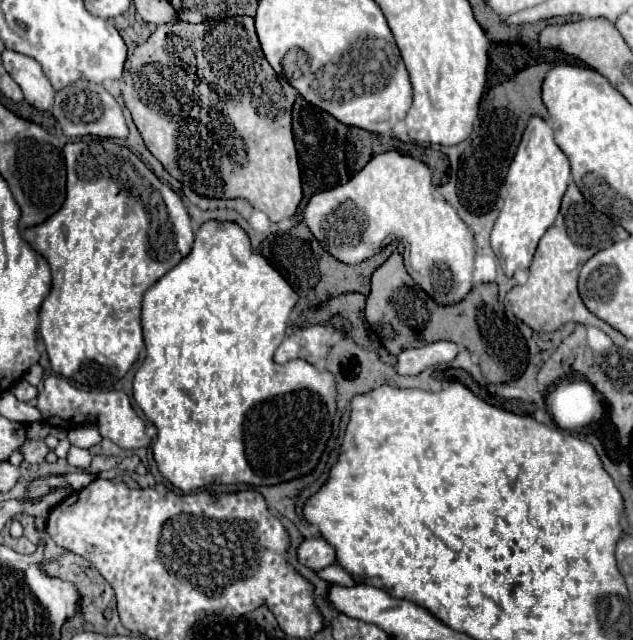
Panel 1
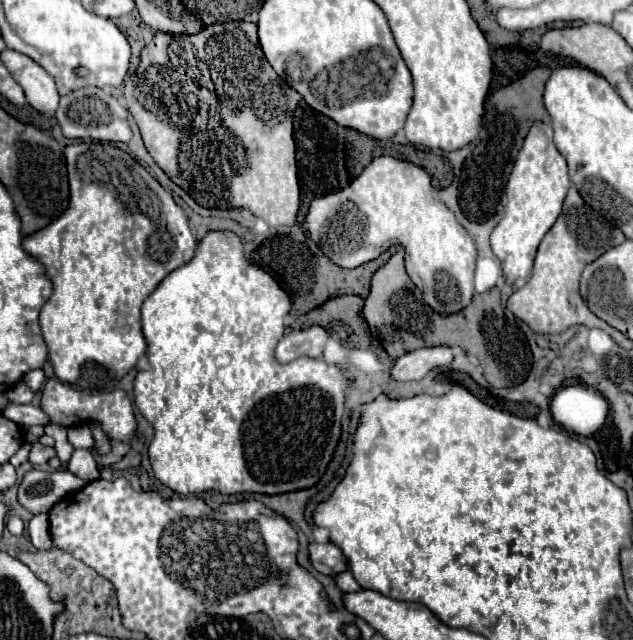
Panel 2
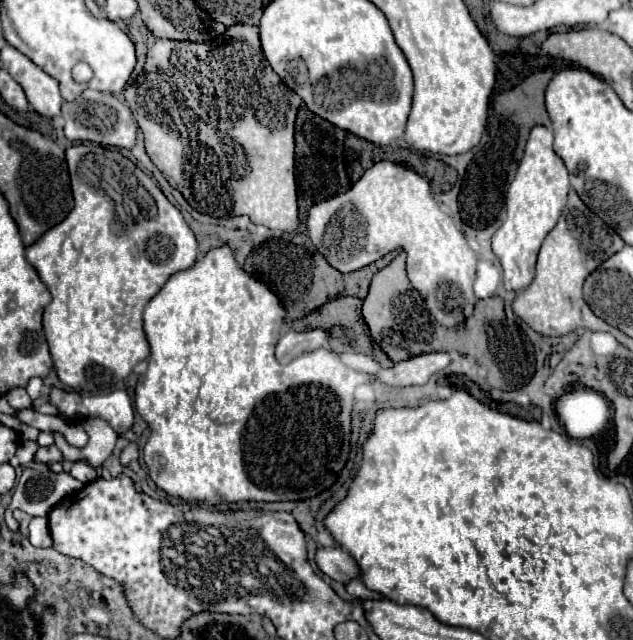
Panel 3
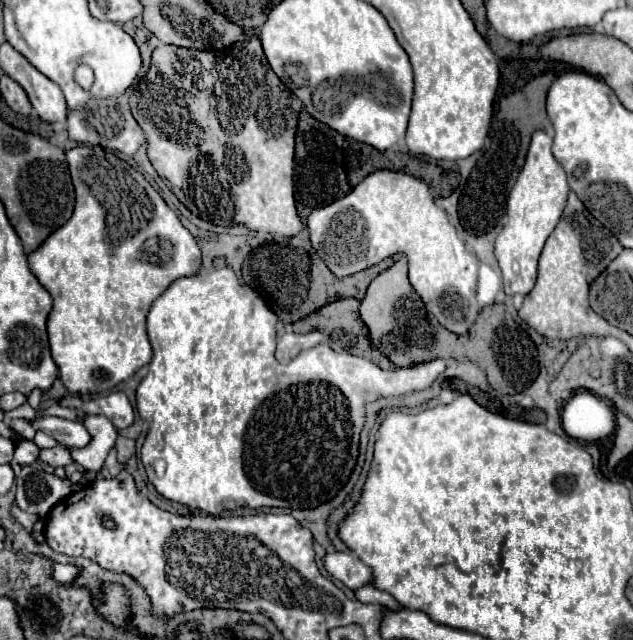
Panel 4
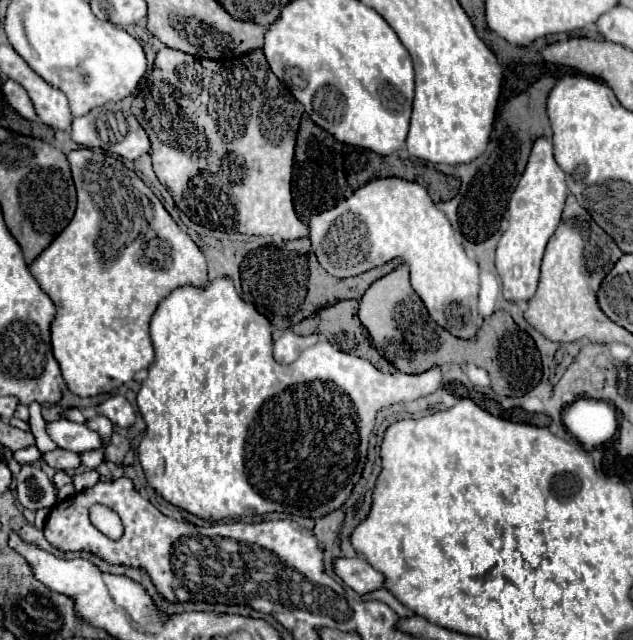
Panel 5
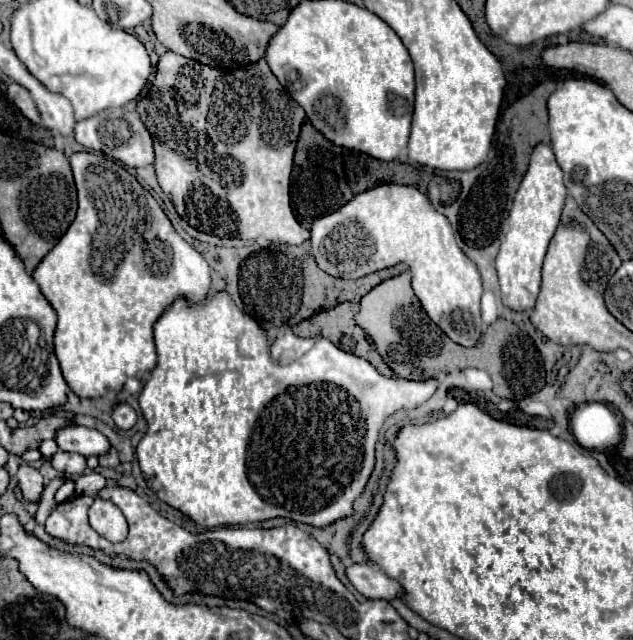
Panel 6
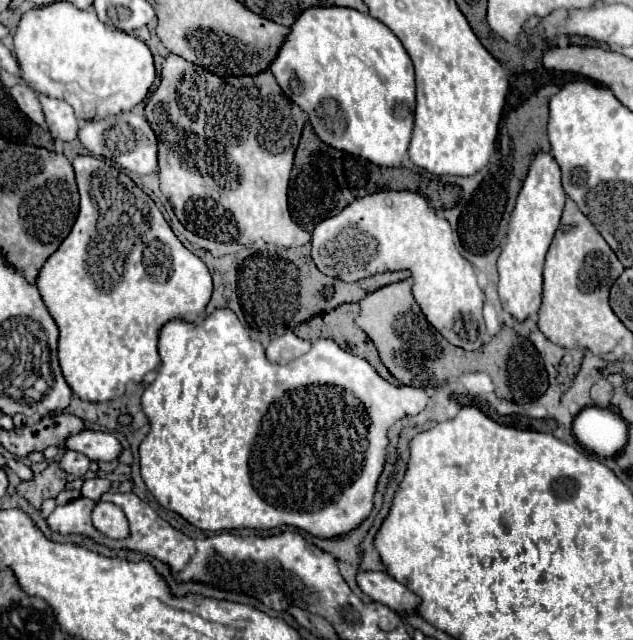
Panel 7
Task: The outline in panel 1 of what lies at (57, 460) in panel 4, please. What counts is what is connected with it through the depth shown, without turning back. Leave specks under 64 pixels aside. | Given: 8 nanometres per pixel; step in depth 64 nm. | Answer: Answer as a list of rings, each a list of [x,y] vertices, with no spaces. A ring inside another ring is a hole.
[[[26,440],[18,452],[24,456],[26,462],[30,464],[40,464],[44,462],[44,456],[48,454],[48,446],[44,444],[44,440]]]

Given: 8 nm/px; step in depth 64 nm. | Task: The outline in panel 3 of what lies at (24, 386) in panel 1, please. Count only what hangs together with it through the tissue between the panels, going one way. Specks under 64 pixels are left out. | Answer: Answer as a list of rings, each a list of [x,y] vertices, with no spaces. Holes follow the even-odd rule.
[[[12,388],[8,394],[6,394],[6,400],[12,408],[30,408],[32,406],[32,400],[26,392],[26,388]]]

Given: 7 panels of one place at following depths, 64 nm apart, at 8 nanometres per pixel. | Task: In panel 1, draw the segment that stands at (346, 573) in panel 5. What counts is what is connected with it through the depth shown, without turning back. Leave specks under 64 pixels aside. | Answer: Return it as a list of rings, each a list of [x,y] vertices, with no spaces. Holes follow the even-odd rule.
[[[304,538],[296,550],[298,562],[312,568],[312,570],[320,570],[326,568],[330,564],[334,564],[336,556],[334,556],[334,548],[322,540],[322,538]]]

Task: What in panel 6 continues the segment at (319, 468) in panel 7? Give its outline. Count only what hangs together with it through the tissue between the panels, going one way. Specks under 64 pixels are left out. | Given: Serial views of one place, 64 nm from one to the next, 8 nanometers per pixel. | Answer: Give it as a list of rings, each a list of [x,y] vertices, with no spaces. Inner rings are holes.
[[[226,290],[216,292],[214,296],[206,296],[202,302],[190,302],[186,298],[176,298],[164,314],[154,324],[154,342],[158,352],[156,368],[150,372],[148,382],[144,384],[140,392],[140,410],[148,422],[148,432],[140,440],[136,454],[142,468],[142,474],[146,478],[146,484],[156,492],[160,500],[170,504],[172,508],[178,508],[182,514],[190,516],[194,522],[216,528],[226,524],[246,524],[246,522],[262,522],[268,518],[284,516],[294,522],[306,522],[312,526],[328,526],[334,520],[348,516],[352,512],[352,502],[360,496],[364,490],[364,484],[372,472],[374,466],[374,446],[378,440],[378,430],[386,416],[394,414],[402,408],[416,408],[422,402],[426,402],[438,386],[438,380],[406,380],[406,378],[386,378],[376,368],[354,354],[348,354],[334,346],[330,340],[320,338],[318,344],[312,346],[302,358],[294,360],[292,364],[280,366],[270,358],[270,344],[266,338],[264,326],[254,320],[244,310],[238,310],[232,296]]]

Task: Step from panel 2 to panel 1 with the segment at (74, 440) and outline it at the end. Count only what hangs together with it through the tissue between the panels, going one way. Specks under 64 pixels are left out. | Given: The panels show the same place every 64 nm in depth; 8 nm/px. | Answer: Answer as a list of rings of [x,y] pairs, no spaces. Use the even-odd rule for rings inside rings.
[[[82,424],[78,428],[68,430],[68,440],[78,448],[90,448],[94,444],[100,444],[102,436],[94,424]]]

